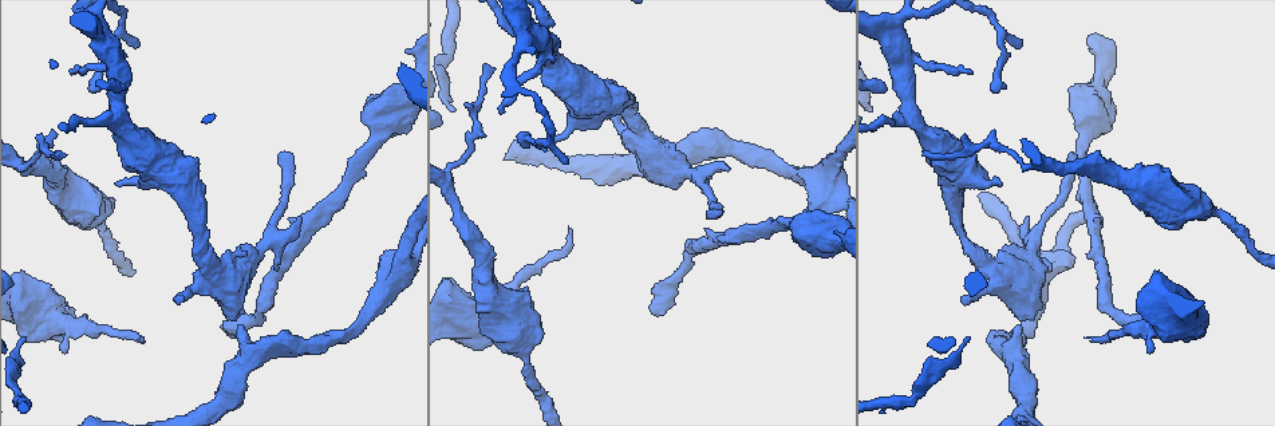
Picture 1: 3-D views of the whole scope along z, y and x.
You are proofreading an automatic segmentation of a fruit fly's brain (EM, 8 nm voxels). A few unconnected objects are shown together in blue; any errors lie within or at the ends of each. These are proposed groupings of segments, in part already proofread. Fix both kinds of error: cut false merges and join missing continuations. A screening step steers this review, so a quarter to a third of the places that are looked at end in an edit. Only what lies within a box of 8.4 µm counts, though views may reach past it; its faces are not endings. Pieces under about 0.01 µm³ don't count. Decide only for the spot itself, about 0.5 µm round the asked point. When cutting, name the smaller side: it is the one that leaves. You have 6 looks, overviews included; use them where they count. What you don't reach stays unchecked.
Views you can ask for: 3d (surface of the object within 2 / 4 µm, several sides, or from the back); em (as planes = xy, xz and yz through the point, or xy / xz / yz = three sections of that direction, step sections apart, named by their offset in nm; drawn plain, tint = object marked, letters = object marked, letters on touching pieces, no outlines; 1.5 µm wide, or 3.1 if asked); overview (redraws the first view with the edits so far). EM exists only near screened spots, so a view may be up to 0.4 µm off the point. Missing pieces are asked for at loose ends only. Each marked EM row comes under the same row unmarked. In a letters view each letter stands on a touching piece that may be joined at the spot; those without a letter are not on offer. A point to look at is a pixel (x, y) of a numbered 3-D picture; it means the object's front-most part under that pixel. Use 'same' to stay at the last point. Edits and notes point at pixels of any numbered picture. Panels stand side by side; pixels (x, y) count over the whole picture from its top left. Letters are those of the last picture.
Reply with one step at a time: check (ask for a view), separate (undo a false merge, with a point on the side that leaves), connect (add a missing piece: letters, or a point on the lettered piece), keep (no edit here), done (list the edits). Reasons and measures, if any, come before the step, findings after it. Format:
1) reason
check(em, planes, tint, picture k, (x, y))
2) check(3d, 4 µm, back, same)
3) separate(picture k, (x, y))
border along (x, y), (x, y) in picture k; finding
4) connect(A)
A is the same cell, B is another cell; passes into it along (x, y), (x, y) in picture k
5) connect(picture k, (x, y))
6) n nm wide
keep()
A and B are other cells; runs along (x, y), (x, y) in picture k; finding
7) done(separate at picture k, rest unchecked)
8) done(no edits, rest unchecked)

tapers out
check(3d, 2 µm, picture 1, (572, 231))

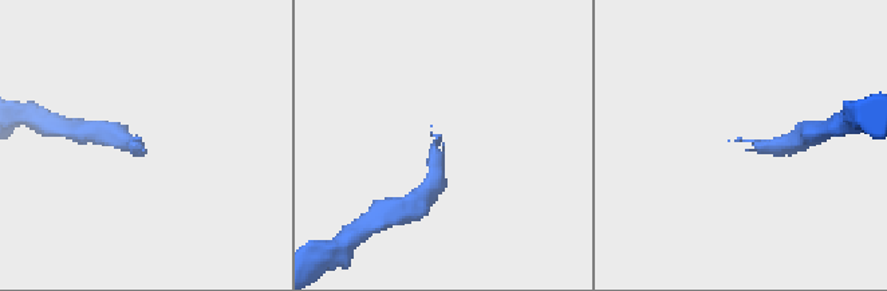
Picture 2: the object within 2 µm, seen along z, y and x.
now the EM
check(em, planes, letters, picture 2, (737, 139))

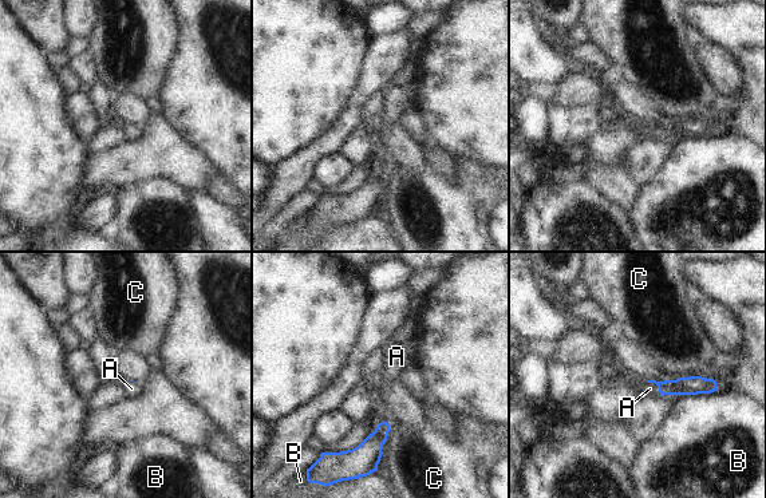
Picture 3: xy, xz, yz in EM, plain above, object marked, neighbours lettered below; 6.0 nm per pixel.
connect(A)
A is the same cell, B and C are other cells; passes into it along (693, 384), (658, 387), (650, 388) in picture 3; the neuron continues

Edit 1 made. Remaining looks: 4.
long arm stops here
check(3d, 2 µm, picture 1, (229, 332))

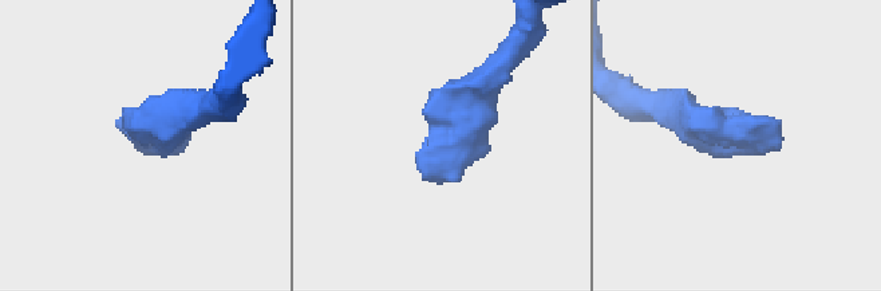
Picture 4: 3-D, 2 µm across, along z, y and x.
shape alone is not enough
check(em, xy, step 4, tint, picture 4, (435, 180))

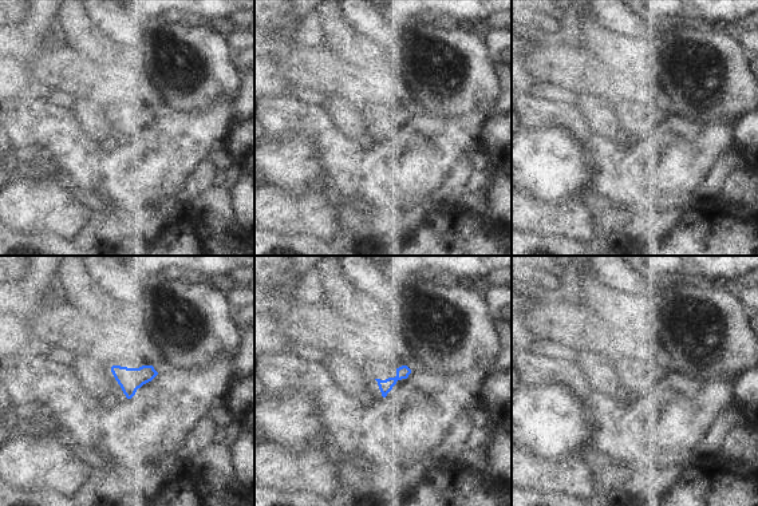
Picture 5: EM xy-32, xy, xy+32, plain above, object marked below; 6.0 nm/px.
another direction
check(em, planes, letters, same)

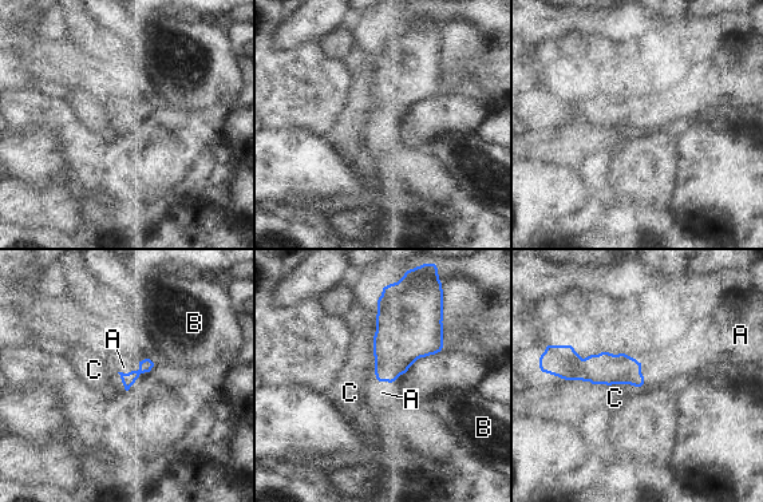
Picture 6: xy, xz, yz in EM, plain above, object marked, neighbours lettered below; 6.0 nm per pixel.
connect(A)
A is the same cell, B and C are other cells; passes into it along (145, 366), (131, 371), (123, 367) in picture 6; it goes on there

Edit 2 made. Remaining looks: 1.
branch stops here
check(em, planes, letters, picture 1, (961, 302))

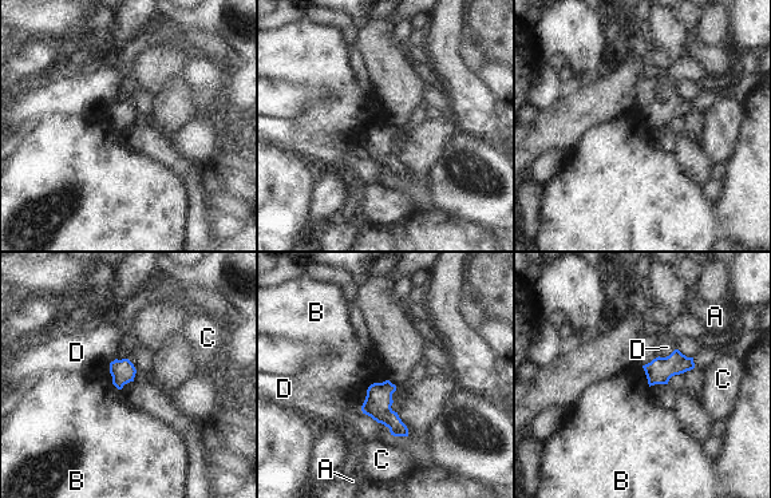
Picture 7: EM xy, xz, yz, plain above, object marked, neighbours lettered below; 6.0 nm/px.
keep()
A, B, C and D are other cells; none of them fits

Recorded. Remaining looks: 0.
done(connect at picture 3, connect at picture 6, rest unchecked)

